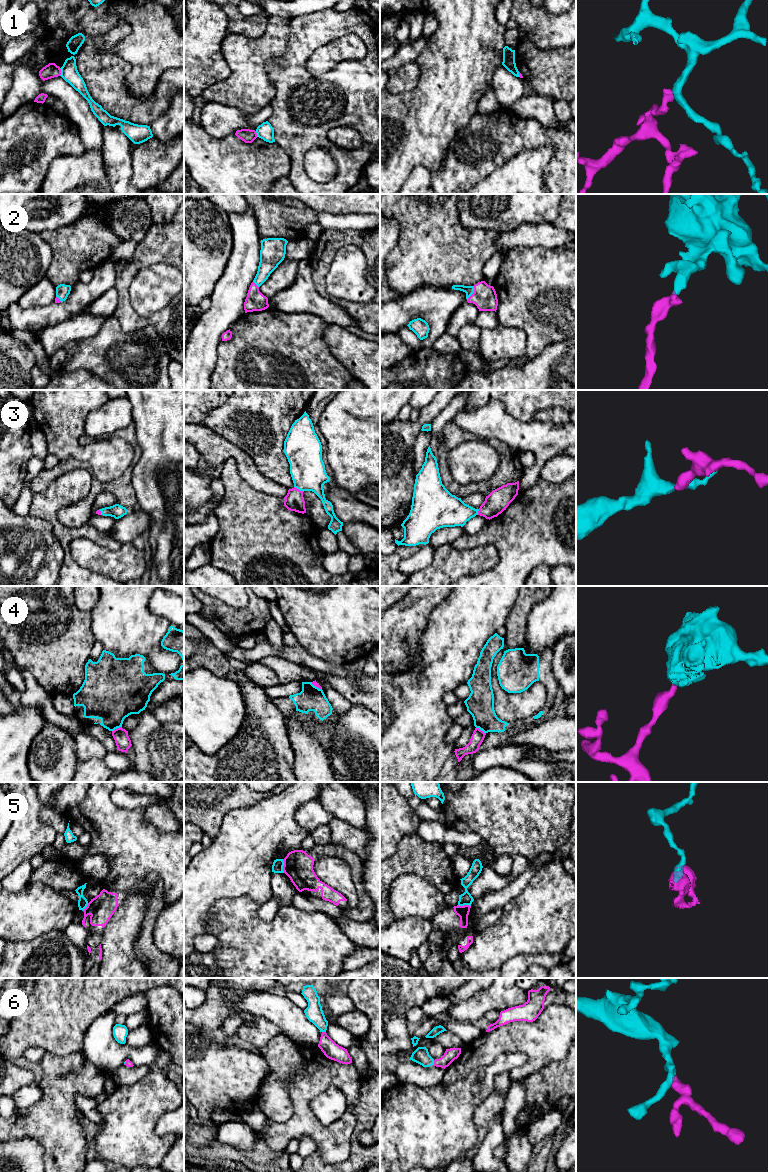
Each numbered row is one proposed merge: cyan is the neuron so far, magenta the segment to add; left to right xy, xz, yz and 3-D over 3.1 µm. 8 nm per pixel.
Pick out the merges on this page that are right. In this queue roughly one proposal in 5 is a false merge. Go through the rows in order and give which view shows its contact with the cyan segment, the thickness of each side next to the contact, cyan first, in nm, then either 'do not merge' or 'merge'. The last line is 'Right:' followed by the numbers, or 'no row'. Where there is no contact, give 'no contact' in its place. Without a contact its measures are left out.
1: meets cyan in xy; 140 nm thick on the cyan side, 120 nm on the other; do not merge
2: meets cyan in yz; 80 nm thick on the cyan side, 190 nm on the other; merge
3: meets cyan in xz; 280 nm thick on the cyan side, 160 nm on the other; merge
4: meets cyan in xy; 380 nm thick on the cyan side, 120 nm on the other; do not merge
5: meets cyan in xz; 90 nm thick on the cyan side, 240 nm on the other; do not merge
6: meets cyan in yz; 130 nm thick on the cyan side, 100 nm on the other; merge
Right: 2, 3, 6

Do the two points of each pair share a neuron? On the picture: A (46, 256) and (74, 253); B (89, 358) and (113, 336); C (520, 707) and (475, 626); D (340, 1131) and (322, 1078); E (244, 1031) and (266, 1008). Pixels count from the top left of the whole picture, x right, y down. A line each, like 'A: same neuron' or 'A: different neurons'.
A: different neurons
B: same neuron
C: different neurons
D: same neuron
E: different neurons

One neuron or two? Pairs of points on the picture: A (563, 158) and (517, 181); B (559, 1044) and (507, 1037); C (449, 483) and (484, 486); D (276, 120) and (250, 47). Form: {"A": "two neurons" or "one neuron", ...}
{"A": "two neurons", "B": "one neuron", "C": "one neuron", "D": "two neurons"}

